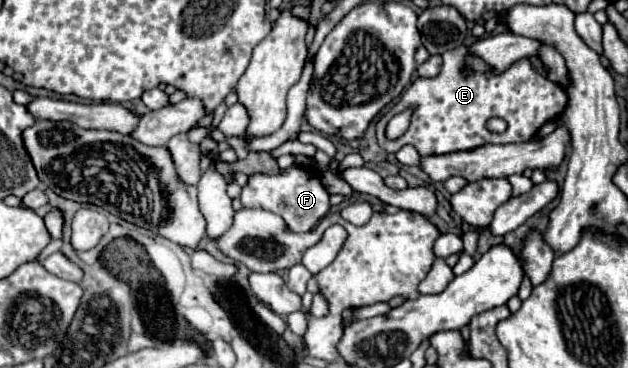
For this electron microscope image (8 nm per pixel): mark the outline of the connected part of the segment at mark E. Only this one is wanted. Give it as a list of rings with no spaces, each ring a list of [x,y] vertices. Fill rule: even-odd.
[[[466,46],[448,50],[448,54],[442,54],[442,58],[444,64],[440,74],[434,78],[418,78],[416,82],[412,82],[402,94],[400,102],[376,124],[378,144],[386,152],[398,152],[402,146],[412,144],[420,152],[420,156],[440,156],[460,150],[474,150],[484,144],[530,142],[538,128],[542,128],[546,122],[556,120],[568,104],[568,94],[564,98],[566,90],[560,84],[550,82],[546,76],[538,74],[528,58],[514,62],[500,74],[488,68],[488,82],[482,82],[486,78],[486,64],[480,58],[472,56]],[[412,104],[416,104],[418,108],[410,118],[408,130],[396,140],[386,138],[386,126],[390,118],[394,118],[398,112],[404,112]],[[490,118],[506,120],[508,130],[504,134],[490,132],[486,128],[486,122]]]

